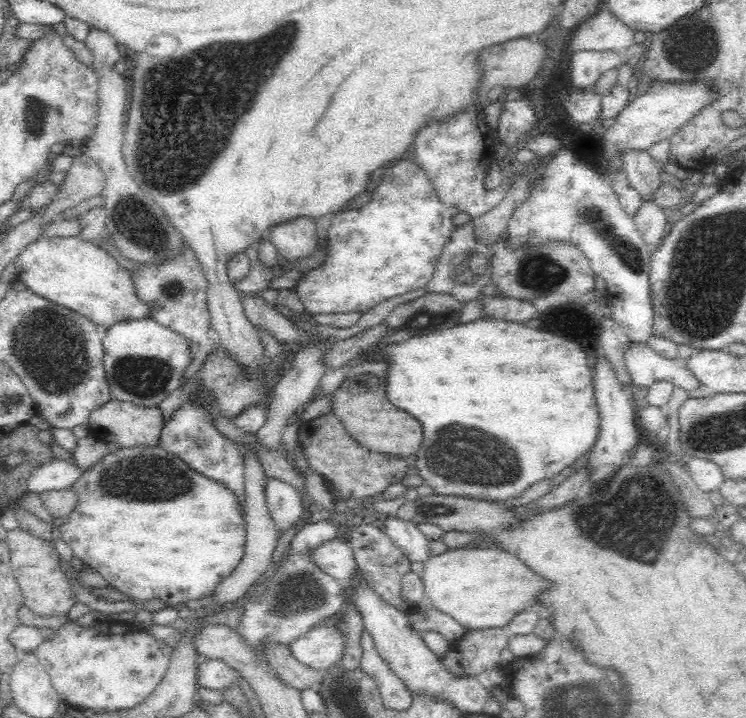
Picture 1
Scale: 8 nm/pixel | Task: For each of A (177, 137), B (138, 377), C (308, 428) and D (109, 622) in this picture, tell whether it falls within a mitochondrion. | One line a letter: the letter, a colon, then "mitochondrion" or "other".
A: mitochondrion
B: mitochondrion
C: other
D: other

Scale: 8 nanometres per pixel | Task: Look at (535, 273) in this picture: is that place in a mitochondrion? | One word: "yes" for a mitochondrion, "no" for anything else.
yes

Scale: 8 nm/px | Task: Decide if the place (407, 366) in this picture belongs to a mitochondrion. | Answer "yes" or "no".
no

